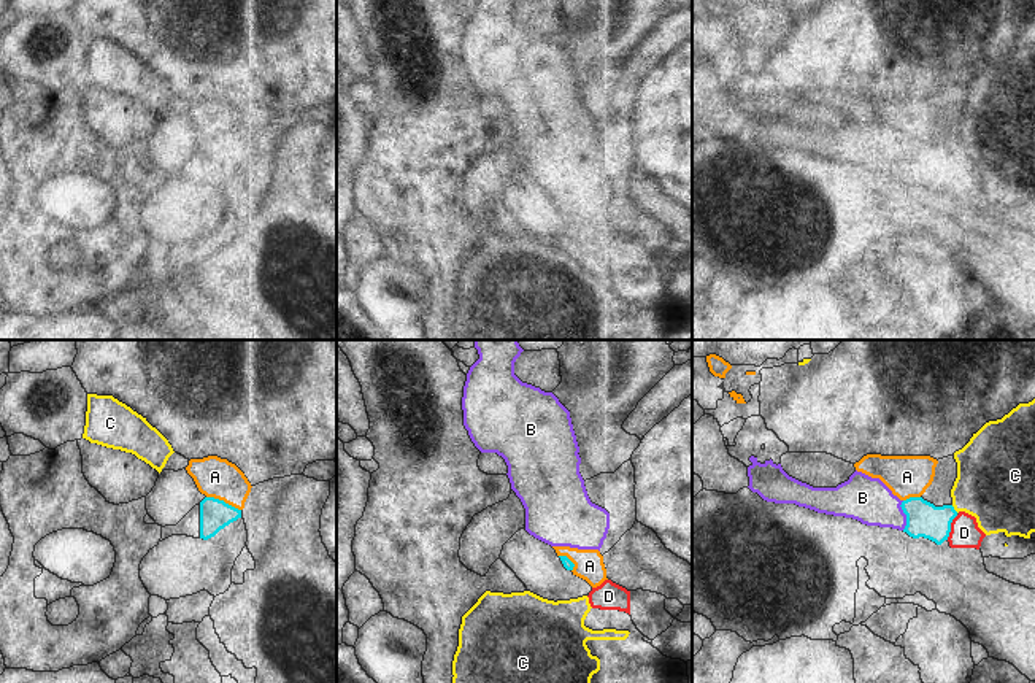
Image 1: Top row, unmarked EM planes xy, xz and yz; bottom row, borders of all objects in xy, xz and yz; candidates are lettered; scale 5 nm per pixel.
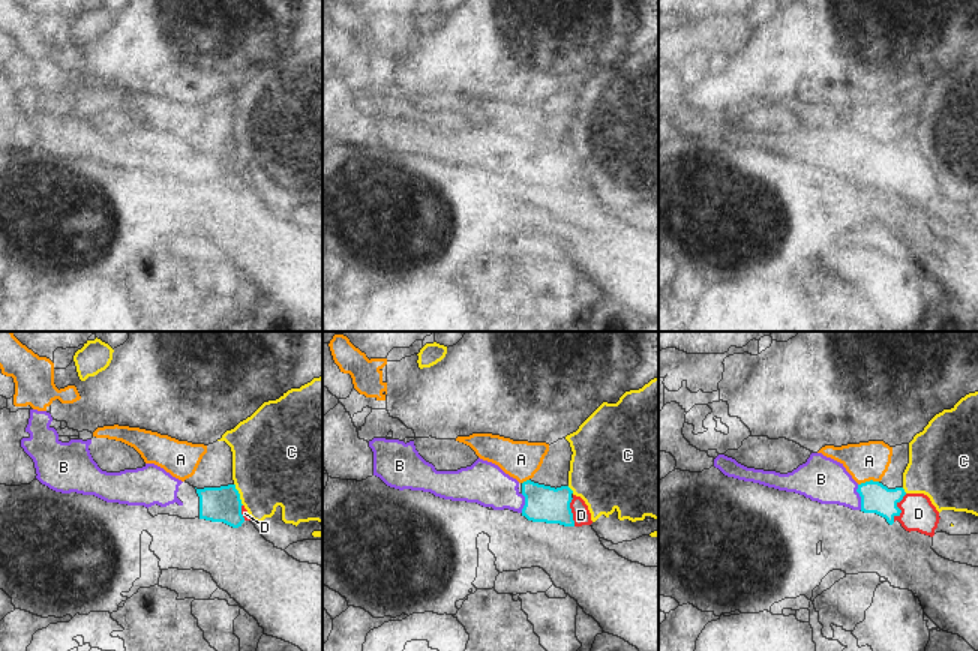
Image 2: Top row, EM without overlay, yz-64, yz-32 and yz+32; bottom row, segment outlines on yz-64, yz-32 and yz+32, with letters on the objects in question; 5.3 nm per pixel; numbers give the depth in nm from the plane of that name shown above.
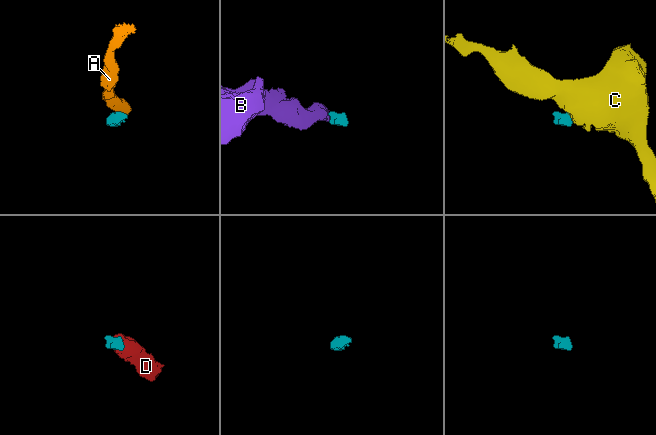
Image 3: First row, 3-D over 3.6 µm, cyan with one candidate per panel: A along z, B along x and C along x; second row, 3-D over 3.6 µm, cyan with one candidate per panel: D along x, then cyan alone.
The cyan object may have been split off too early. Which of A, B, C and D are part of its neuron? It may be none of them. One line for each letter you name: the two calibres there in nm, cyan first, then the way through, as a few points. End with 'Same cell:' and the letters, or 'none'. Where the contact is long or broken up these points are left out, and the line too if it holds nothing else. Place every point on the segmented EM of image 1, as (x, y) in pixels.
B: Thickness 180 nm (cyan) against 220 nm. Path across: yz (924, 520), (905, 513), (884, 510), (862, 497)
D: Thickness 180 nm (cyan) against 140 nm. Path across: yz (924, 520), (943, 523), (950, 528), (964, 532)
Same cell: B, D

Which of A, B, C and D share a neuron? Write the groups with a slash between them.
A / B D / C

